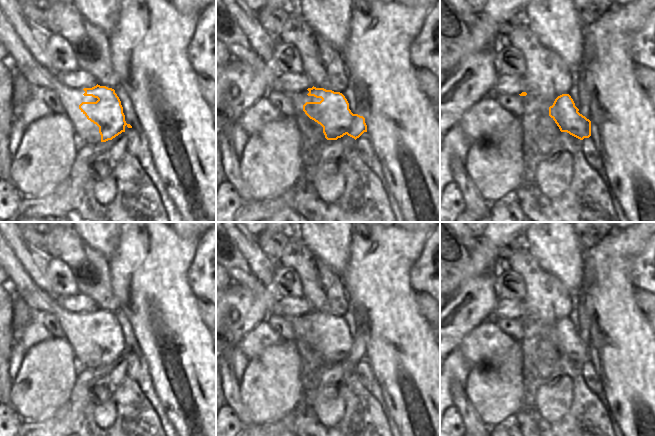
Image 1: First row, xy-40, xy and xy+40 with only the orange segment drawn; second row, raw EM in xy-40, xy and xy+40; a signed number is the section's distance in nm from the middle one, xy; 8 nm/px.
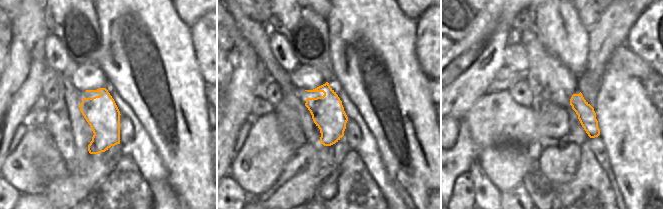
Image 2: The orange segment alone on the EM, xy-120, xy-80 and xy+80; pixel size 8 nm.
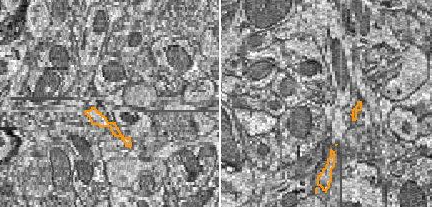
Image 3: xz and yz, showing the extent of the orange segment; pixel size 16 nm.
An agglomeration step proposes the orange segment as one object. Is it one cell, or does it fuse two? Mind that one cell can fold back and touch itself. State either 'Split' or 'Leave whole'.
Split

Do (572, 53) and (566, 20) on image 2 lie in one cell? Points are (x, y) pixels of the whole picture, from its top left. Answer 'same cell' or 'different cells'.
same cell

